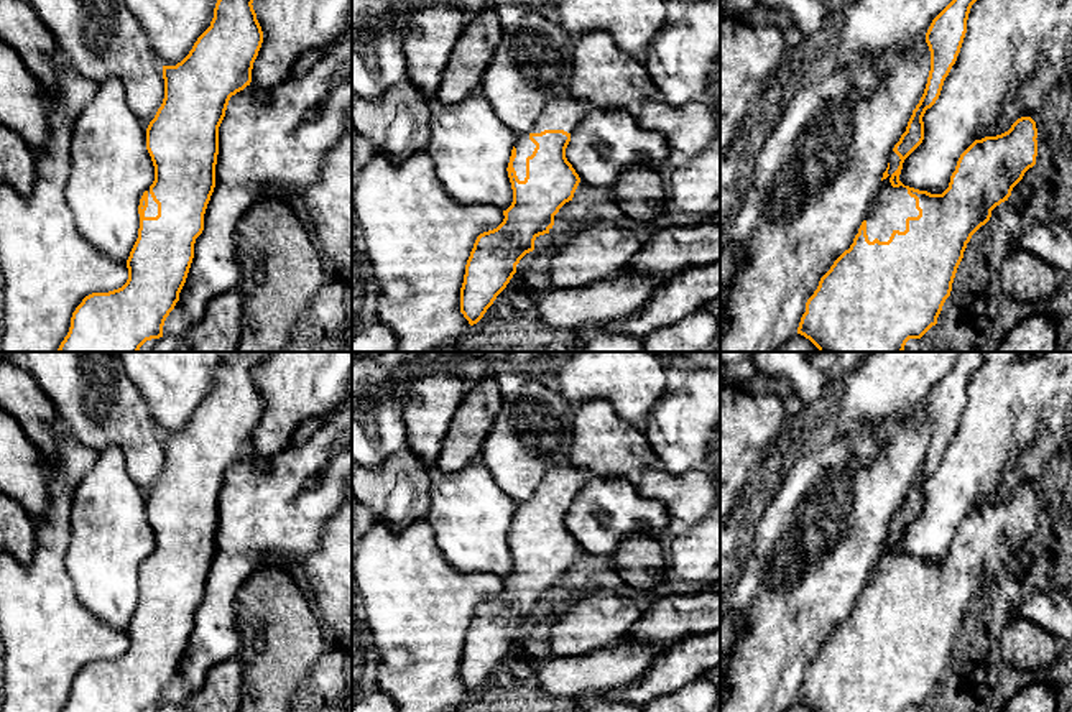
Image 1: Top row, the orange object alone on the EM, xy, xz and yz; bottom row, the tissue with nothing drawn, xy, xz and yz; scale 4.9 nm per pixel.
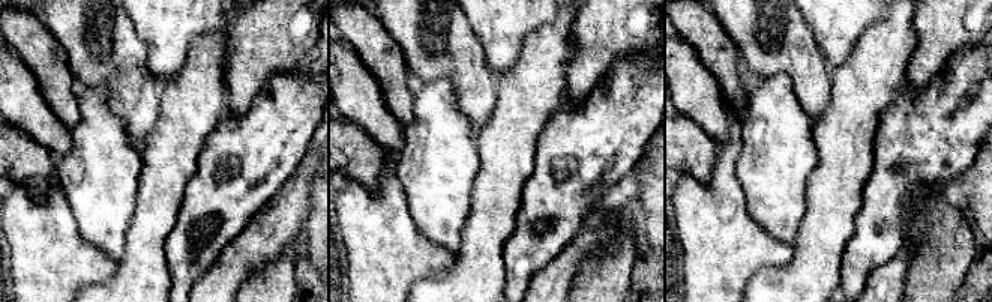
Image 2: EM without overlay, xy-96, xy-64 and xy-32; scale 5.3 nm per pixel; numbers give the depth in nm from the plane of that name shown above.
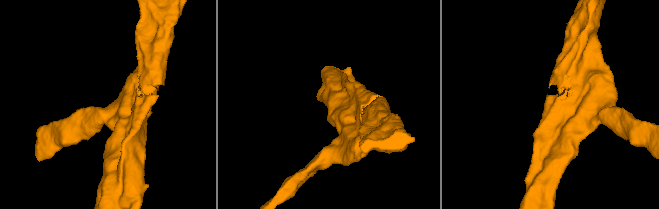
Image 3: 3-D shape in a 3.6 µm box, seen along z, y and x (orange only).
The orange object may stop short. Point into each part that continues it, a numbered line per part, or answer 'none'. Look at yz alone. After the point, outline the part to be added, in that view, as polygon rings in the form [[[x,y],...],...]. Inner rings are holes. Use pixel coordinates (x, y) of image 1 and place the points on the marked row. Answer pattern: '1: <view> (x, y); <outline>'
1: yz (891, 206); [[[891,151],[888,178],[881,181],[881,186],[873,199],[871,209],[866,215],[866,235],[873,242],[888,242],[894,230],[906,230],[906,219],[917,217],[916,199],[908,194],[908,189],[899,186],[893,187],[889,183],[891,174],[899,166],[899,156]]]

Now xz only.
1: xz (566, 112); [[[571,95],[549,102],[534,122],[533,128],[516,138],[516,158],[513,161],[513,168],[518,179],[524,181],[526,158],[531,156],[536,148],[536,145],[529,140],[531,133],[541,133],[544,130],[564,130],[572,133],[592,107],[594,105],[589,100],[574,99]]]

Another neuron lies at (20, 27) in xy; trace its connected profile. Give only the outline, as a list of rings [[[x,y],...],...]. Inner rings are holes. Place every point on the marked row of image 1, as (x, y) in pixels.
[[[0,0],[0,39],[21,56],[38,84],[58,97],[58,43],[26,0]]]

